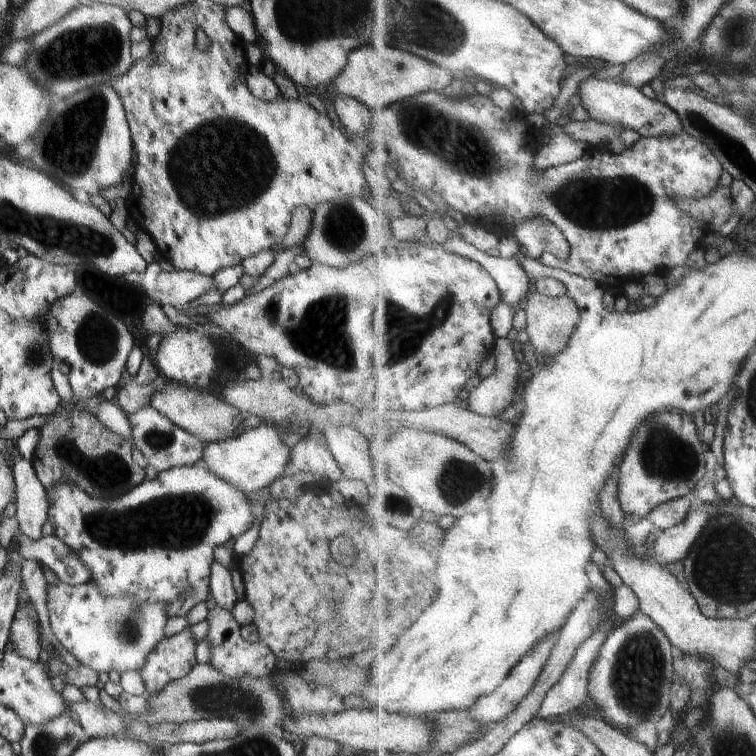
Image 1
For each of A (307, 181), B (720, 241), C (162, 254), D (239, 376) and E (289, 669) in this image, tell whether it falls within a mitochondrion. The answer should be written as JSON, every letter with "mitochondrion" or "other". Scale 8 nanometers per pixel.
{"A":"other","B":"other","C":"other","D":"other","E":"other"}

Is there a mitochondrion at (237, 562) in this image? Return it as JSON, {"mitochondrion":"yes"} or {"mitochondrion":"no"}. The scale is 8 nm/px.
{"mitochondrion":"no"}

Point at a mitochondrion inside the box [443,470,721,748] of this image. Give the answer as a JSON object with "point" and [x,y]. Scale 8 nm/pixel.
{"point":[639,669]}

